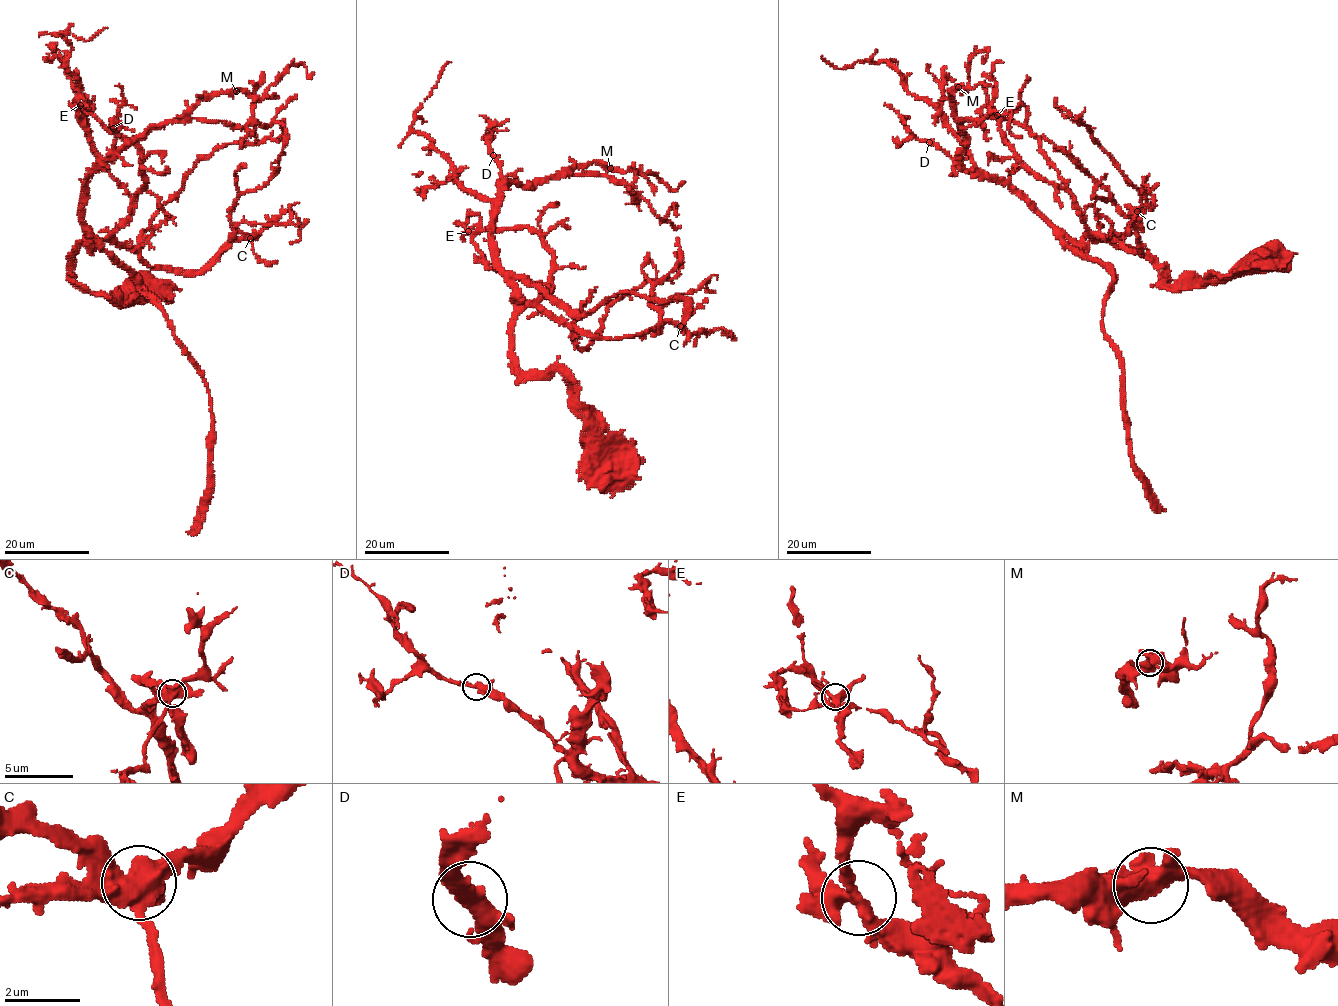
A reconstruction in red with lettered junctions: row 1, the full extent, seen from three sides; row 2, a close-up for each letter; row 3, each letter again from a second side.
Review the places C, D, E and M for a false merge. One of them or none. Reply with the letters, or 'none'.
C

